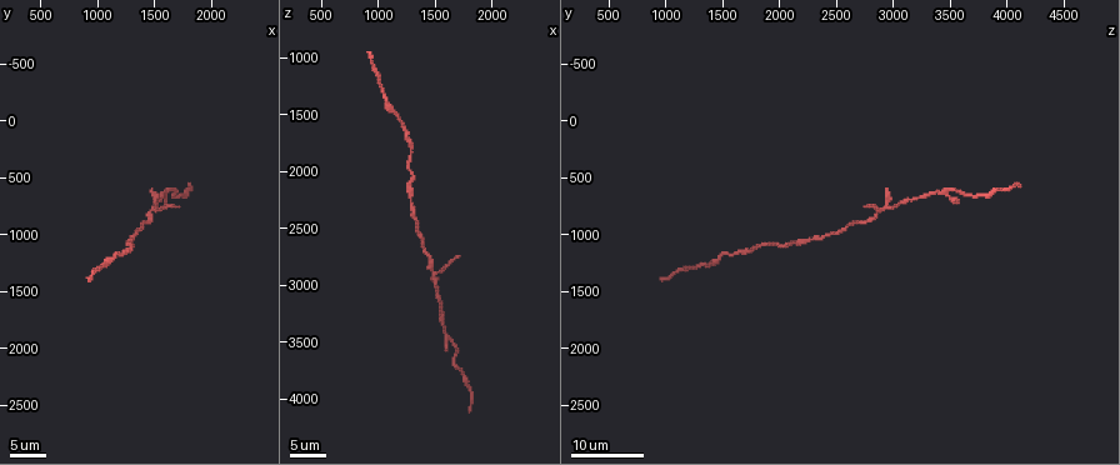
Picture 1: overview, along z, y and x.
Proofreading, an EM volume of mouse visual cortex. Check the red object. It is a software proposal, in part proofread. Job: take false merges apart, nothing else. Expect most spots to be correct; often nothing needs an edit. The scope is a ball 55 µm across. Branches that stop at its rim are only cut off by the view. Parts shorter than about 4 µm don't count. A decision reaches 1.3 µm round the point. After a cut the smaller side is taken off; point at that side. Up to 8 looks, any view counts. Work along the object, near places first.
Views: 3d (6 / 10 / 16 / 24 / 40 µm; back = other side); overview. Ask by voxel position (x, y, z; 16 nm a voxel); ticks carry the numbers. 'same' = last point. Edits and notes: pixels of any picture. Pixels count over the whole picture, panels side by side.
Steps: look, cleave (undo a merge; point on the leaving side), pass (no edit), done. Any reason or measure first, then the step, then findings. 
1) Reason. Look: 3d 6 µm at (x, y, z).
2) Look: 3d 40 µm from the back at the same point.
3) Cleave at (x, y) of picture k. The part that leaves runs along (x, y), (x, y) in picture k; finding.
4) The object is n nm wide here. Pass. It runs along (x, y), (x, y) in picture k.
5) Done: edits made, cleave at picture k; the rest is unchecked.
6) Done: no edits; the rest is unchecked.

Thick turns thin. Look: 3d 24 µm at (1560, 680, 3200).

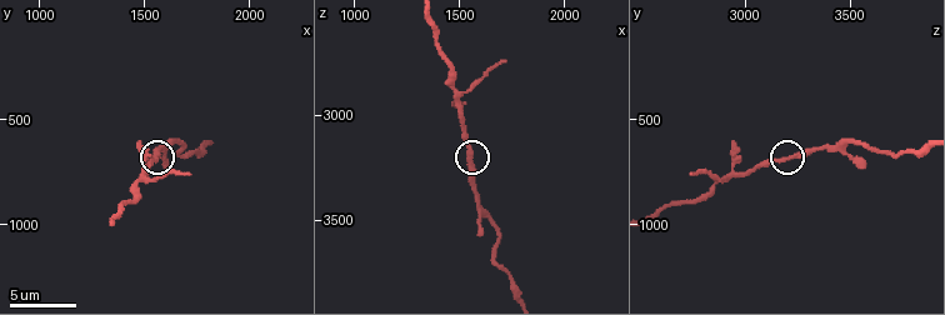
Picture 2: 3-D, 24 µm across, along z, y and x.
Look: 3d 6 µm at (1550, 690, 3200).

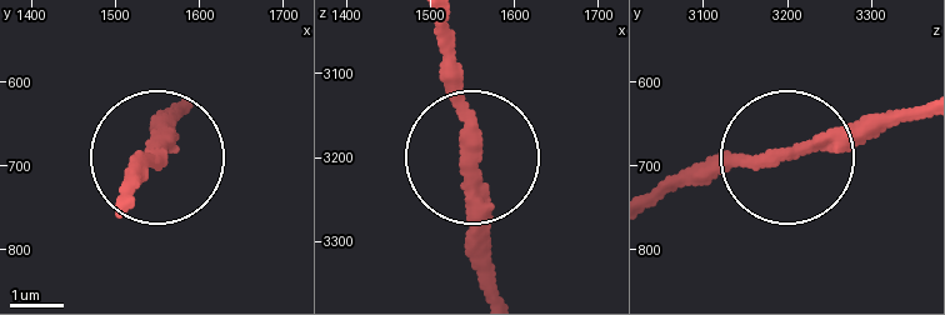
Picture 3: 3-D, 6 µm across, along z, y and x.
Pass. It runs along (441, 28), (478, 121), (478, 279) in picture 3; all the same neuron.

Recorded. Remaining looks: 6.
Sudden change in width. Look: 3d 16 µm at (1650, 600, 3520).

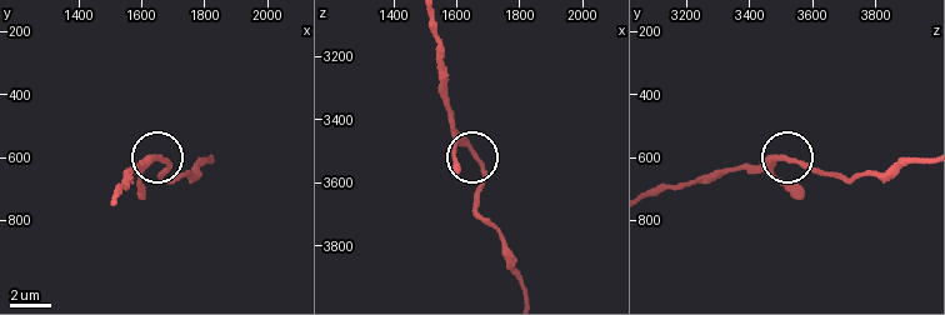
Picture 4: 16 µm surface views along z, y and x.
Pass. Continuous, no second neuron.

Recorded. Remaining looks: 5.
Look: 3d 16 µm at (1500, 790, 2910).

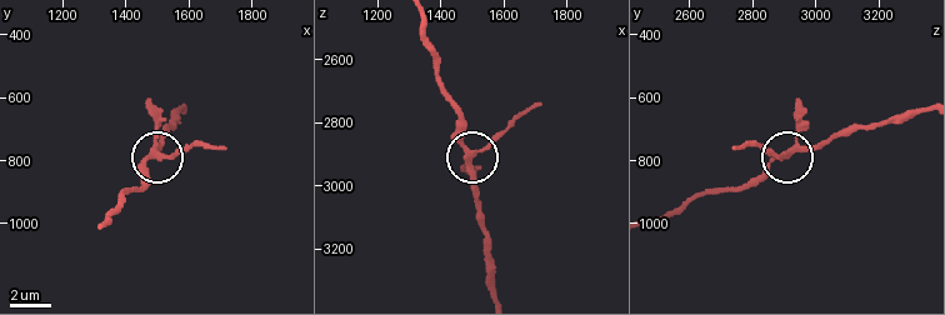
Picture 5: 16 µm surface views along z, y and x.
4 arms meet here. Pass. It runs along (426, 50), (464, 149), (480, 151), (518, 116) in picture 5; one neuron here.

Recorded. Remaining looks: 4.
Sudden change in width. Look: 3d 10 µm at (1740, 640, 3780).

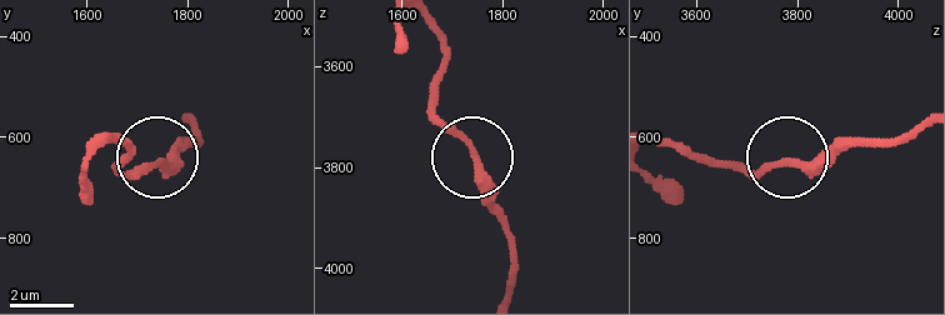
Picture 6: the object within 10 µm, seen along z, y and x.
Pass. It runs along (651, 144), (764, 168), (883, 144) in picture 6; continuous, no second neuron.

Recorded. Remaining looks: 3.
Done: no edits; the rest is unchecked.

